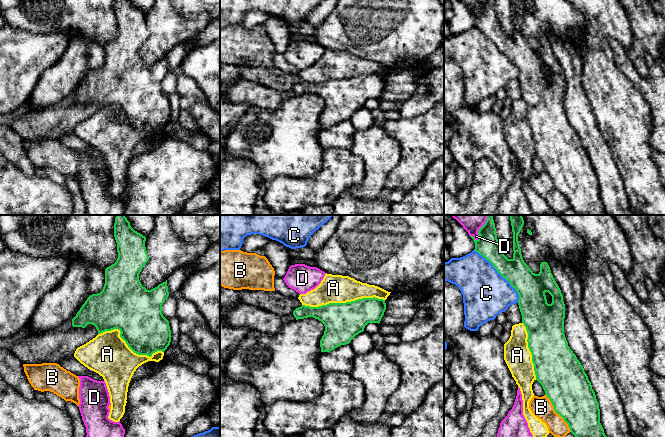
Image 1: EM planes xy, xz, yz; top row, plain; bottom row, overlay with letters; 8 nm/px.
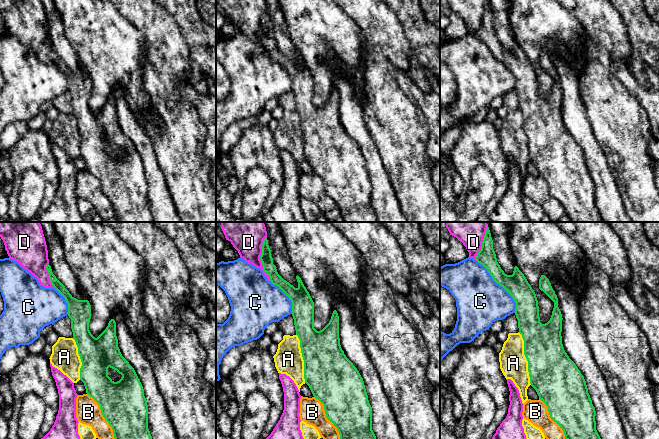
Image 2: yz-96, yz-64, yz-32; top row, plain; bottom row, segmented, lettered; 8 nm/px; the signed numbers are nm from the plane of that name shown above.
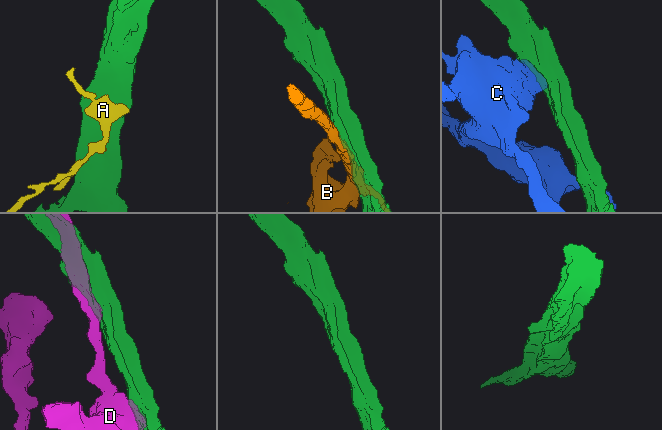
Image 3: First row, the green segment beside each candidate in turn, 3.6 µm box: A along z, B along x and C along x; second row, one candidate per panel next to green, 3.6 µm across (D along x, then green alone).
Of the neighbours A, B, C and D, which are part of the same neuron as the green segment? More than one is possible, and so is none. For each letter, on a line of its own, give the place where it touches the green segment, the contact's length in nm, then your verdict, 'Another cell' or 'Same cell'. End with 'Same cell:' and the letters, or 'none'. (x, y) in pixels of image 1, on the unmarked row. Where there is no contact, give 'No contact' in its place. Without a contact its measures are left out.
A: Touches green at xz (343, 79). Shared border 650 nm. Another cell
B: Touches green at yz (557, 189). Shared border 360 nm. Another cell
C: Touches green at yz (501, 51). Shared border 550 nm. Another cell
D: Touches green at yz (479, 11). Shared border 160 nm. Another cell
Same cell: none

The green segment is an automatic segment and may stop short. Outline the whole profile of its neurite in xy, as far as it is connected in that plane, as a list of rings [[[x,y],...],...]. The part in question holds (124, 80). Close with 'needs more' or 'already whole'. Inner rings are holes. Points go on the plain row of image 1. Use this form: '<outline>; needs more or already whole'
[[[114,0],[114,13],[118,34],[114,40],[105,45],[105,60],[102,67],[87,74],[72,95],[72,102],[85,104],[88,100],[92,100],[96,103],[98,110],[118,105],[121,108],[120,113],[134,129],[151,133],[157,127],[164,128],[171,118],[169,97],[162,90],[162,81],[169,72],[167,56],[151,66],[143,63],[139,50],[149,36],[145,23],[146,13],[135,7],[130,0]]]; already whole

